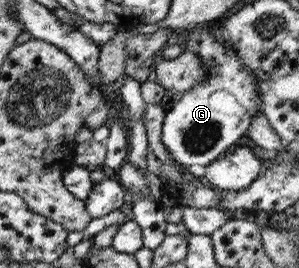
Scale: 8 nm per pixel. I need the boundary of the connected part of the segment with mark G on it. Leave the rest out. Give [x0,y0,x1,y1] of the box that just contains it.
[160,24,262,166]

